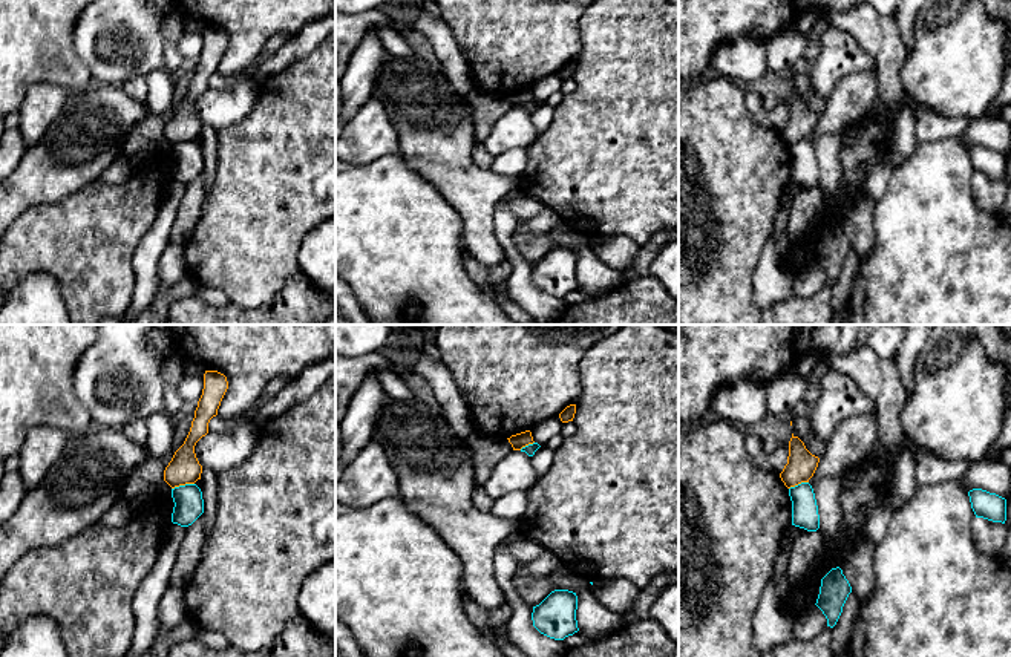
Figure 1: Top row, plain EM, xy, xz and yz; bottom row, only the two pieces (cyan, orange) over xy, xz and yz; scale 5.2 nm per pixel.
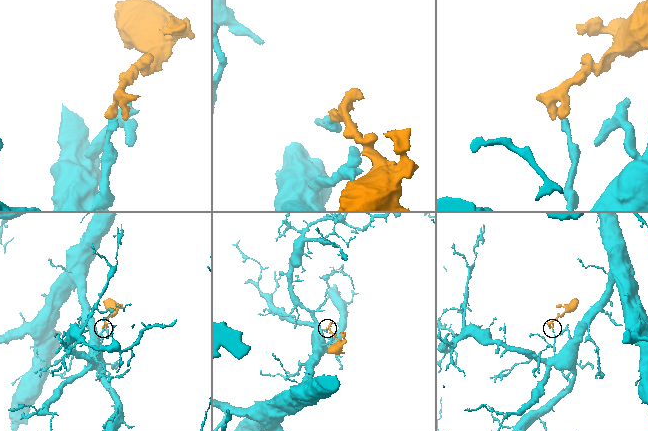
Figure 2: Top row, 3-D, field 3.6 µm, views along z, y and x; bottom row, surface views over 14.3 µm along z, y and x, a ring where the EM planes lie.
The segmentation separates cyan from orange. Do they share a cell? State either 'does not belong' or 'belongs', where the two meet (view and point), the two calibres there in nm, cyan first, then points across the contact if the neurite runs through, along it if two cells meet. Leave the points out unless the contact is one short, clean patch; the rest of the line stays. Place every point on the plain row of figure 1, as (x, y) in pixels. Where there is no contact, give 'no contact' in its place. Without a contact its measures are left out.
does not belong | xy (183, 143) | 160/160 nm | along xy (193, 140), (172, 146)

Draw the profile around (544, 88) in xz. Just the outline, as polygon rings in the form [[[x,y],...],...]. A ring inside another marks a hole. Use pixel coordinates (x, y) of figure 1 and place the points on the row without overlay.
[[[553,74],[538,80],[530,89],[533,98],[539,103],[545,103],[555,92],[561,90],[562,78],[559,74]]]

